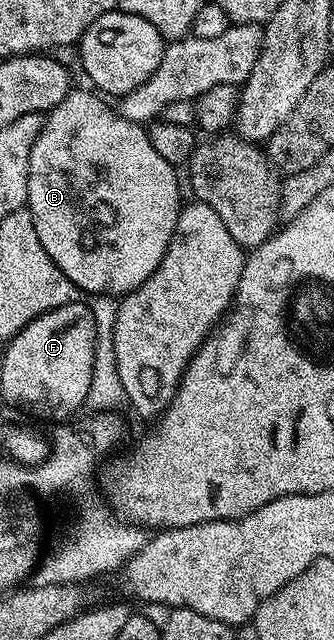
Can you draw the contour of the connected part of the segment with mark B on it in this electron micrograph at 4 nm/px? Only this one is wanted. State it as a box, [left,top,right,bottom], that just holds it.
[26,87,182,299]

